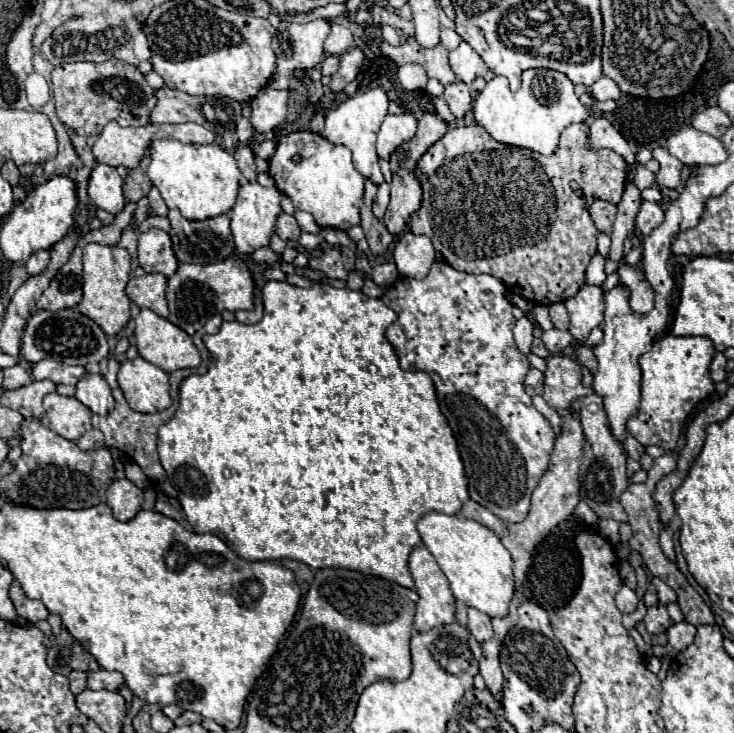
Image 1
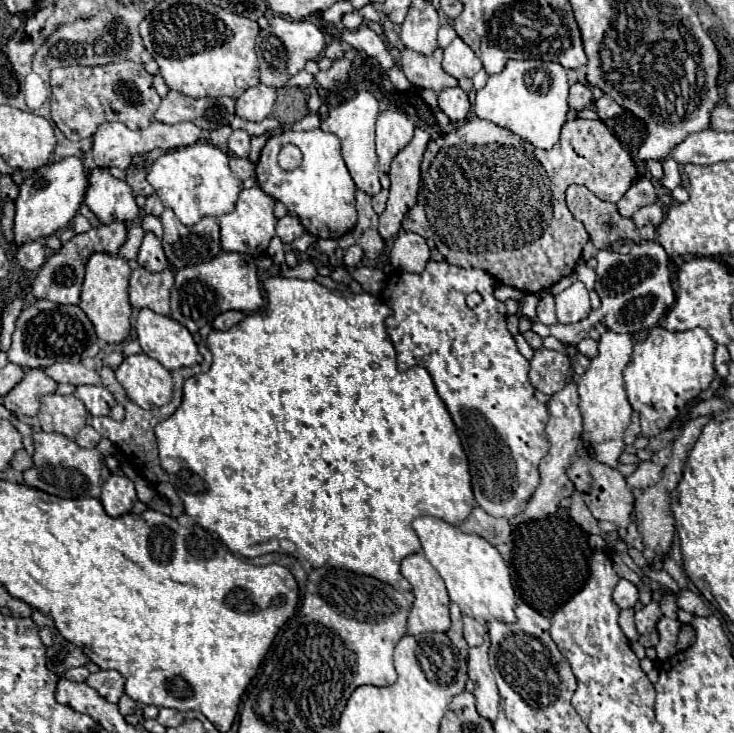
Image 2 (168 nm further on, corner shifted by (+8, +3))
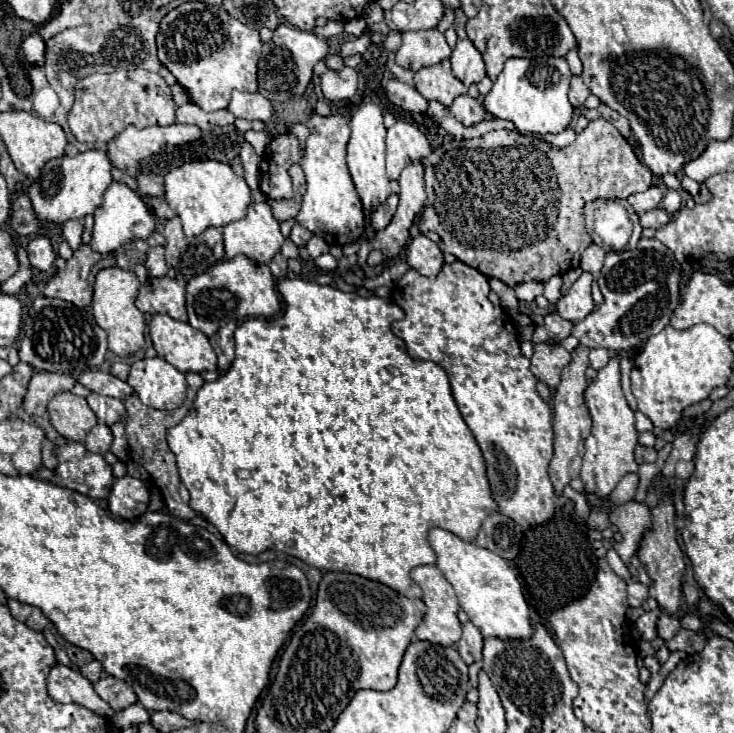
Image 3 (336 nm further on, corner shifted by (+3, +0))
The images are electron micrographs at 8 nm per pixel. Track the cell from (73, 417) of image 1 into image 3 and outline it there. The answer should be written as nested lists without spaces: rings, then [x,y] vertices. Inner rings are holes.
[[[57,393],[47,407],[53,427],[71,441],[85,441],[85,435],[97,425],[97,417],[89,409],[85,397],[73,393]]]

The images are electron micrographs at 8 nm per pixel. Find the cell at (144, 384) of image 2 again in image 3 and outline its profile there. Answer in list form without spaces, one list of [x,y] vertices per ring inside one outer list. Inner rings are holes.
[[[161,357],[135,361],[127,383],[139,399],[153,409],[177,409],[187,395],[185,373]]]

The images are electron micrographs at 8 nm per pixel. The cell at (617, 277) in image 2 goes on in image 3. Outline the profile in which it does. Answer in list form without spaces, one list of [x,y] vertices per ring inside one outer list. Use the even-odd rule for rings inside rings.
[[[641,237],[637,247],[631,251],[611,251],[605,257],[605,265],[599,275],[599,289],[605,297],[605,303],[599,305],[599,309],[591,315],[587,315],[583,321],[577,321],[573,327],[573,337],[579,339],[581,345],[587,347],[605,347],[611,351],[631,349],[639,343],[643,343],[649,335],[659,333],[669,325],[669,319],[673,315],[673,309],[679,303],[679,285],[681,279],[681,265],[677,263],[675,255],[657,239],[645,239]]]

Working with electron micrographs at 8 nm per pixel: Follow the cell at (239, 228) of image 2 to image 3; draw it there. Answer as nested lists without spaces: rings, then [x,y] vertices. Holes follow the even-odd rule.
[[[251,203],[243,219],[223,227],[225,257],[233,259],[243,253],[259,263],[269,263],[283,245],[279,221],[271,215],[267,203]]]

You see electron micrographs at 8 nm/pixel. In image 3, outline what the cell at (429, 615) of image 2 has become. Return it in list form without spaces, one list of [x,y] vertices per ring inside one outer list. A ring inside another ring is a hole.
[[[419,565],[411,571],[411,579],[423,589],[423,603],[427,605],[427,613],[423,617],[423,621],[419,623],[419,627],[415,629],[415,637],[435,643],[435,645],[443,645],[443,647],[453,647],[459,639],[461,639],[461,623],[457,619],[459,613],[459,603],[455,597],[455,591],[451,587],[451,583],[445,579],[445,575],[435,567],[435,565]]]

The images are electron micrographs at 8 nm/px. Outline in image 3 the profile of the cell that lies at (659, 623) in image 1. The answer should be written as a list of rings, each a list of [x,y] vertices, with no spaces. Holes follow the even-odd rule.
[[[653,609],[643,613],[637,621],[635,621],[635,629],[639,631],[643,641],[653,641],[657,637],[657,619],[661,615],[661,609]]]

